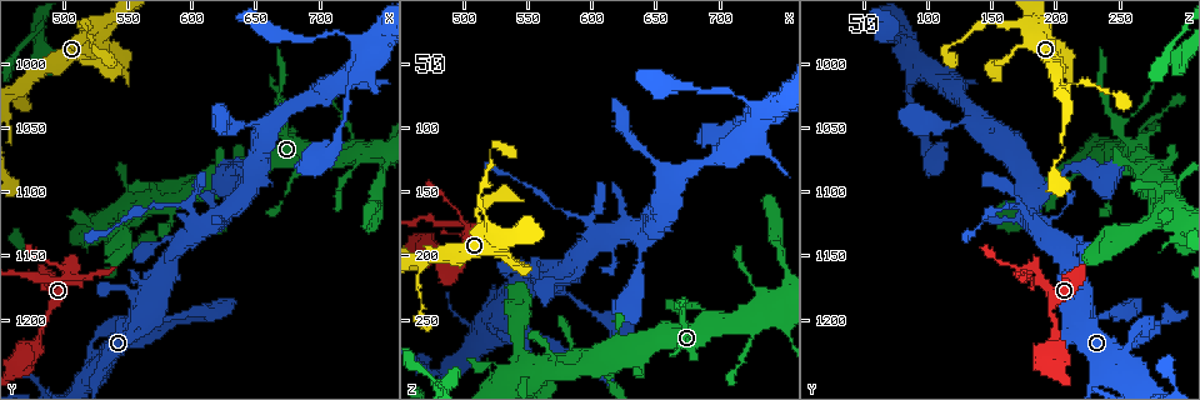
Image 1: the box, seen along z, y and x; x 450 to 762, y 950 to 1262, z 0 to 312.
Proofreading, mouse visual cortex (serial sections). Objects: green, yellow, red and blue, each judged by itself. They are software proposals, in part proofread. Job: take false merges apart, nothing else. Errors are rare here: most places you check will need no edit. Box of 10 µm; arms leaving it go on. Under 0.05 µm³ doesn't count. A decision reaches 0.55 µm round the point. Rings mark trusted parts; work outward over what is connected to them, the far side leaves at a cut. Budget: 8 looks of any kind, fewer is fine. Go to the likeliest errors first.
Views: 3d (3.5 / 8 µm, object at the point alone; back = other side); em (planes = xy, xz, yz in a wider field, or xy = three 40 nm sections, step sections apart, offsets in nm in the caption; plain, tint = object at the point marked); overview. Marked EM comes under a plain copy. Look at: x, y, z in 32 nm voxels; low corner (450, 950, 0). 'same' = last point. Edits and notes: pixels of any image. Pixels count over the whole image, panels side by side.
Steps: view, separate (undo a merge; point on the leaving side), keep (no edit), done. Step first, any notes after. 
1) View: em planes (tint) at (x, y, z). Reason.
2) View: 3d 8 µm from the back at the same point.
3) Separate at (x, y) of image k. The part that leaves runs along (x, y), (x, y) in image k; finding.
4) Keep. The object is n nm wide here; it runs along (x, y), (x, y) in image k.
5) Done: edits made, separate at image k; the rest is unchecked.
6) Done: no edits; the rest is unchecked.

View: 3d 8 µm at (602, 1102, 166).

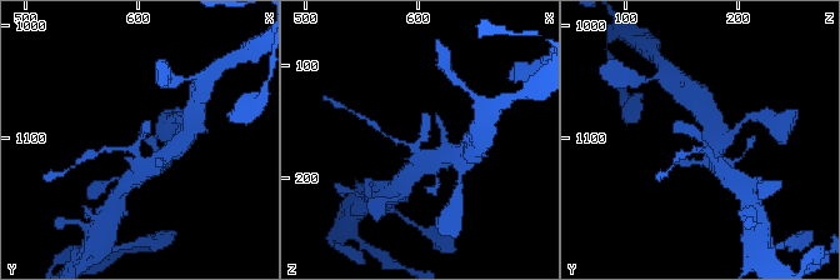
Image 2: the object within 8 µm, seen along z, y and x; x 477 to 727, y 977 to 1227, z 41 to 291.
View: em xy step 5 (tint) at the same point.

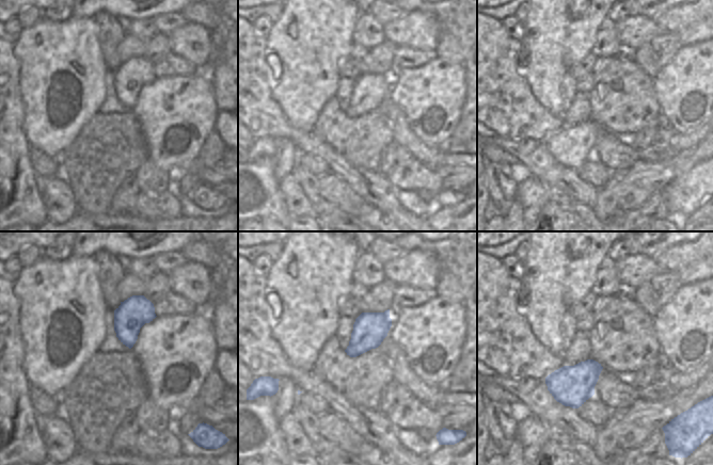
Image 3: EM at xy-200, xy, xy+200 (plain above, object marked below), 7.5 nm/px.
Keep. It runs along (723, 170), (695, 131), (673, 123) in image 2; continuous, no second cell.

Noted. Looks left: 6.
View: 3d 3.5 µm at (504, 1160, 178). Sharp bend.

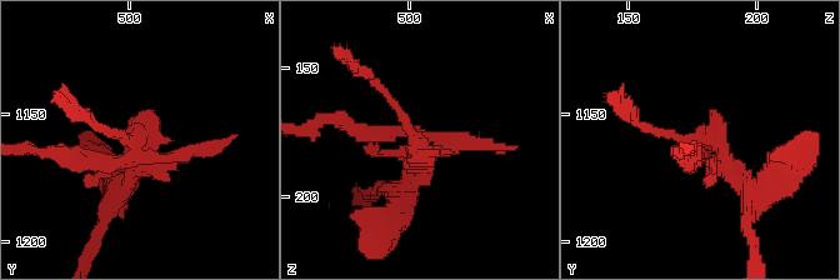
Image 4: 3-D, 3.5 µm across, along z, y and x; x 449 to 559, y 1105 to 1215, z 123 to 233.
View: em xy step 2 (tint) at (502, 1159, 180).

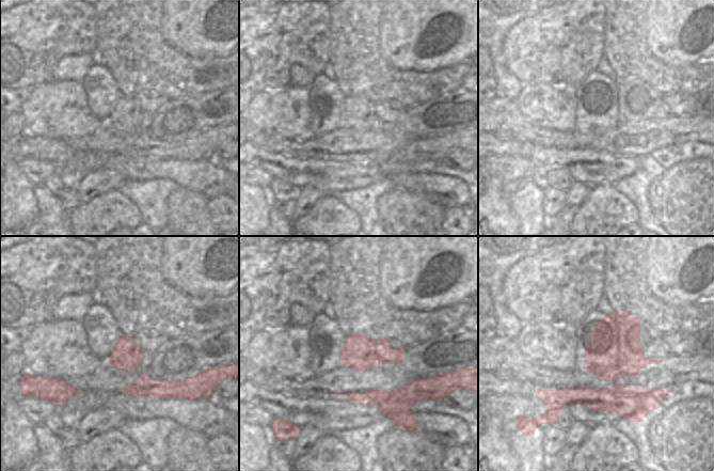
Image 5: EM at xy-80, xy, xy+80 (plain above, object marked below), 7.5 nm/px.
Separate at (363, 131) of image 4. The part that leaves runs along (403, 134), (314, 124) in image 4; a second cell is stuck on.

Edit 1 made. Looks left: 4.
View: 3d 8 µm at (736, 994, 90). Abrupt turn.

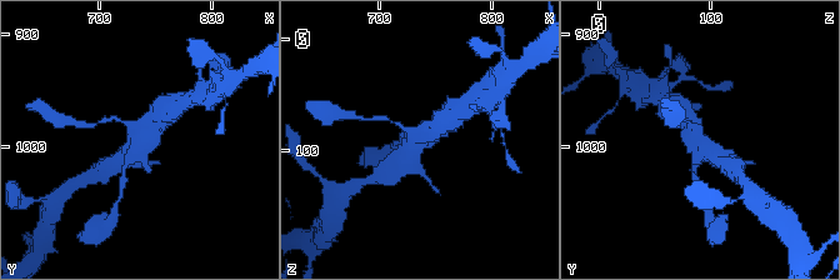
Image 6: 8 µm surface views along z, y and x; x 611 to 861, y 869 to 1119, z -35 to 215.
View: 3d 3.5 µm at the same point.

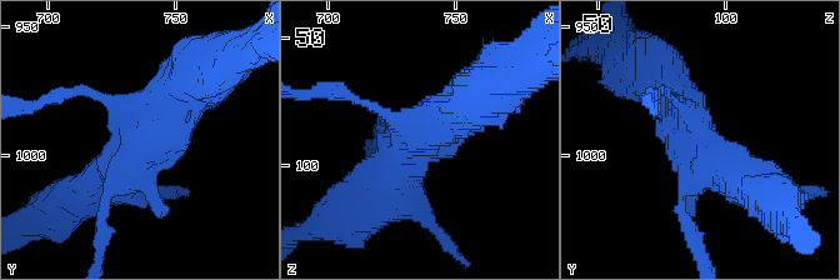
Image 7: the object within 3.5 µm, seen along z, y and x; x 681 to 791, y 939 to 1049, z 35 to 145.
View: em xy step 1 (tint) at (736, 993, 87).

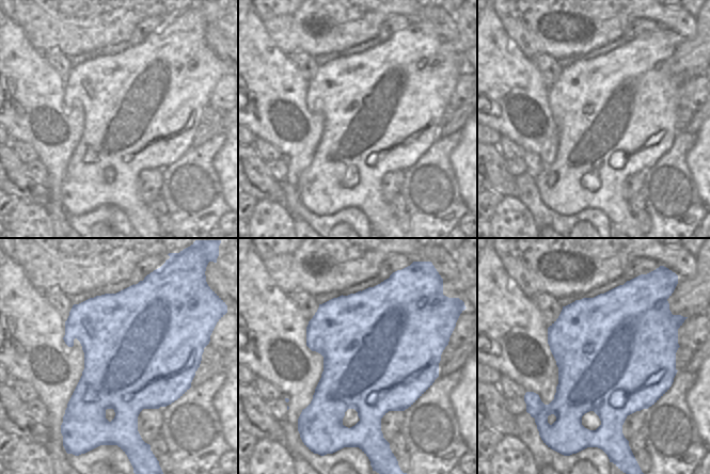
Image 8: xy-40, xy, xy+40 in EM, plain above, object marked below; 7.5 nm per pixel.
Keep. Continuous, no second cell.

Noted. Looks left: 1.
Done: edits made, separate at image 4; the rest is unchecked.

